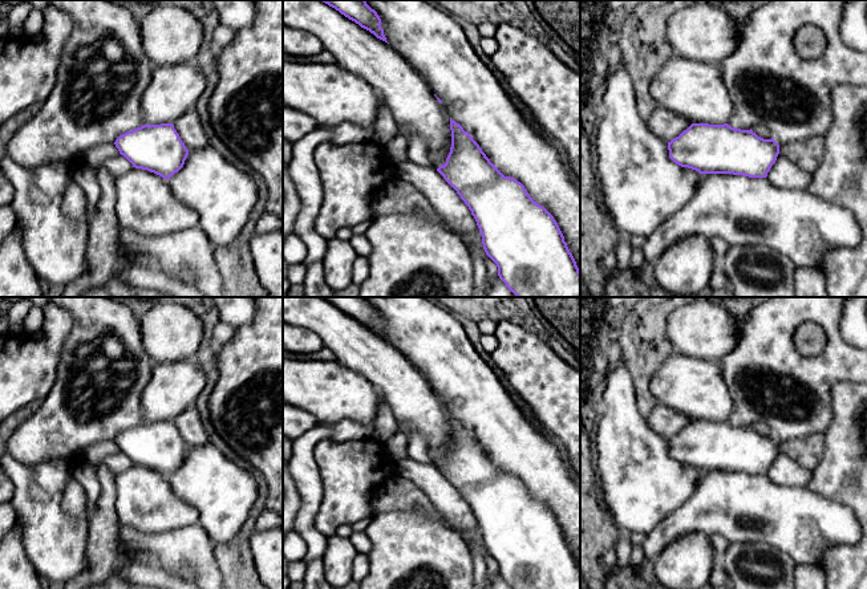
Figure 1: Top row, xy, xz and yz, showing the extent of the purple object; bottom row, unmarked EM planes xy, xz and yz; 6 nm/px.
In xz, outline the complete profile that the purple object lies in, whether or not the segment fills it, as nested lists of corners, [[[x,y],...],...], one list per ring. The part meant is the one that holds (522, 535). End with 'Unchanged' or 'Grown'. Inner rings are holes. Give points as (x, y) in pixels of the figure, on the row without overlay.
[[[450,415],[451,444],[446,460],[437,468],[457,488],[471,508],[486,552],[497,561],[498,573],[511,589],[580,589],[580,568],[554,513],[532,497],[515,475],[505,474],[463,425]]]. Unchanged

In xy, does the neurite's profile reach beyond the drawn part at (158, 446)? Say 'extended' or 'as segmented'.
as segmented

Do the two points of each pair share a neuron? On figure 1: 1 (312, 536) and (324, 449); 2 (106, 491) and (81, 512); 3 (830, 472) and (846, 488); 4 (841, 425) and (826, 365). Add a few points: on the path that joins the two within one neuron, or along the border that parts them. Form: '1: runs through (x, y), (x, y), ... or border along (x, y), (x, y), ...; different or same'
1: border along (321, 494), (314, 525), (327, 537); different
2: border along (90, 514), (86, 518); different
3: runs through (834, 476), (842, 484); same
4: border along (853, 381), (838, 381), (829, 389), (829, 417); different

